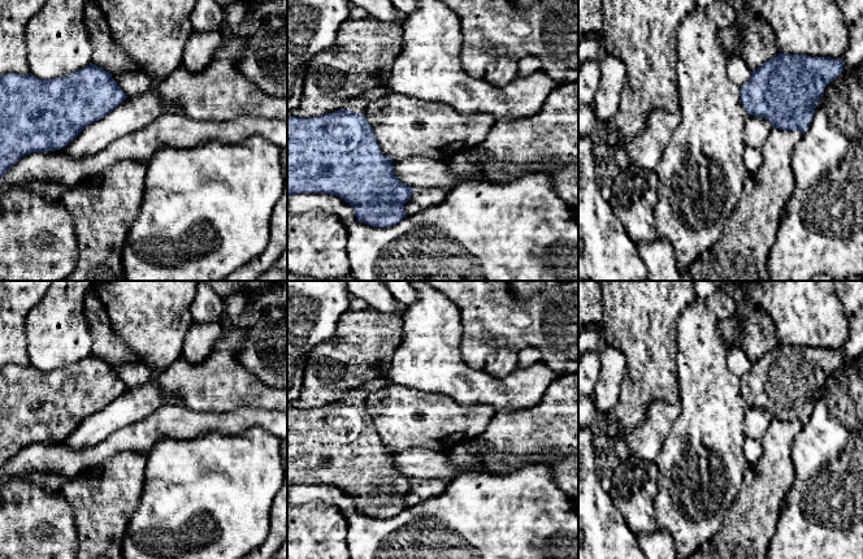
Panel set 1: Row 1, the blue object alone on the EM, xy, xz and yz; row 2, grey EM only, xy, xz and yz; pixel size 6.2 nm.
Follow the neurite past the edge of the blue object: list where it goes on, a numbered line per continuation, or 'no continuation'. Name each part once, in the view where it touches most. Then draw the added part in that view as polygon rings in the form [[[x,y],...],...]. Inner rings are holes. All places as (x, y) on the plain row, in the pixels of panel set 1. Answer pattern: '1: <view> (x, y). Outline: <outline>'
1: xz (358, 397). Outline: [[[381,378],[373,380],[365,384],[361,390],[354,390],[351,393],[347,393],[341,400],[354,402],[365,407],[365,396],[372,391],[385,387],[387,384],[387,381]]]

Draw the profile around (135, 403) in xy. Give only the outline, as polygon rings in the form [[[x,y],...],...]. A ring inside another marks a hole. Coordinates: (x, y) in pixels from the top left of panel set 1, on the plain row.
[[[152,372],[147,384],[127,387],[114,402],[86,417],[75,430],[61,439],[62,445],[71,450],[91,448],[116,430],[140,421],[160,407],[181,406],[177,398],[162,394],[156,374]]]

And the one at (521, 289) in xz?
[[[508,281],[515,296],[528,299],[539,295],[548,287],[563,285],[569,281]]]

